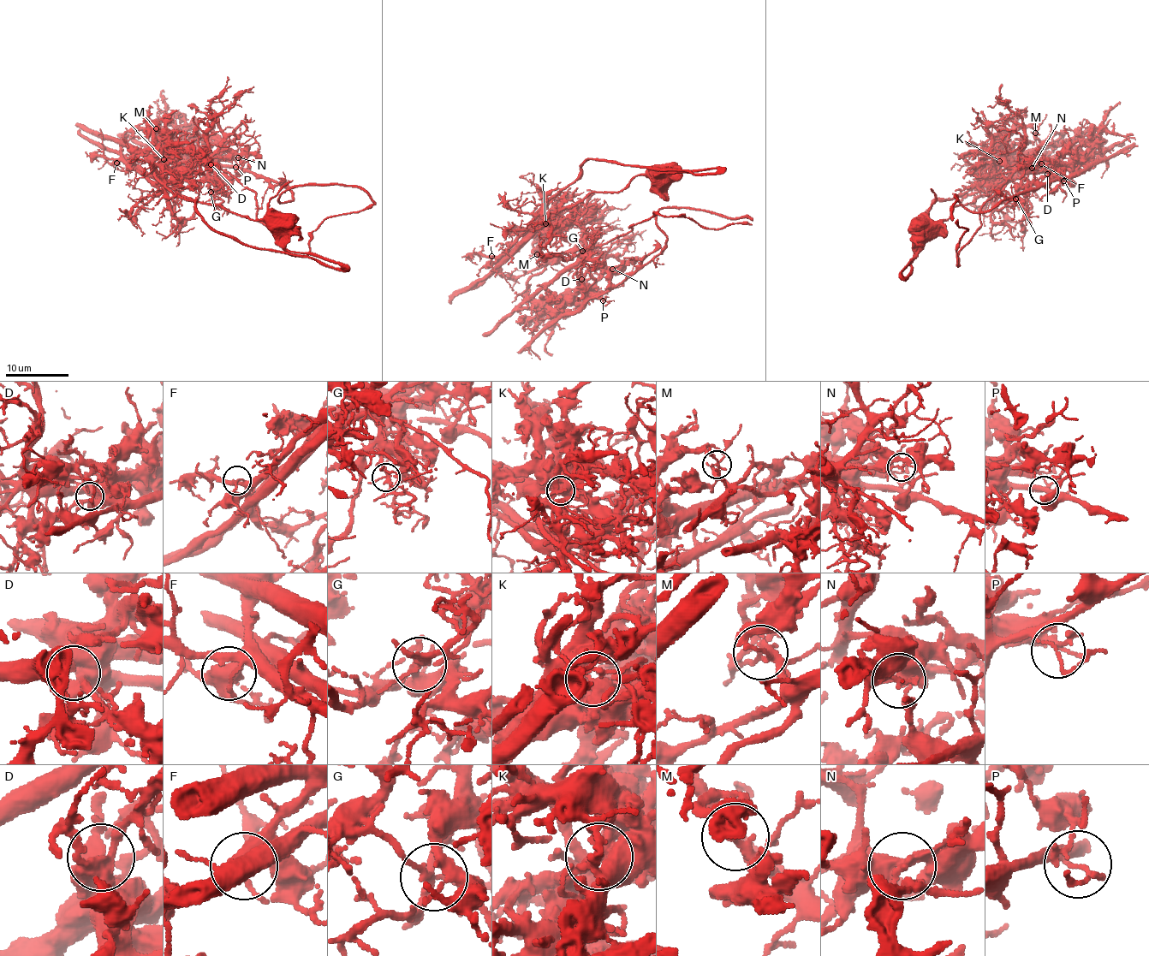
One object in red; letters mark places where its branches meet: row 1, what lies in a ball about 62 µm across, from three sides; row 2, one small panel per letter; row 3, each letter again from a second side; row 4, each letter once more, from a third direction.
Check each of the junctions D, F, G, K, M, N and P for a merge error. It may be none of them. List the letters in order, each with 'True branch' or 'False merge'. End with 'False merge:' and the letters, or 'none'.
D: True branch
F: True branch
G: False merge
K: False merge
M: False merge
N: False merge
P: True branch
False merge: G, K, M, N

